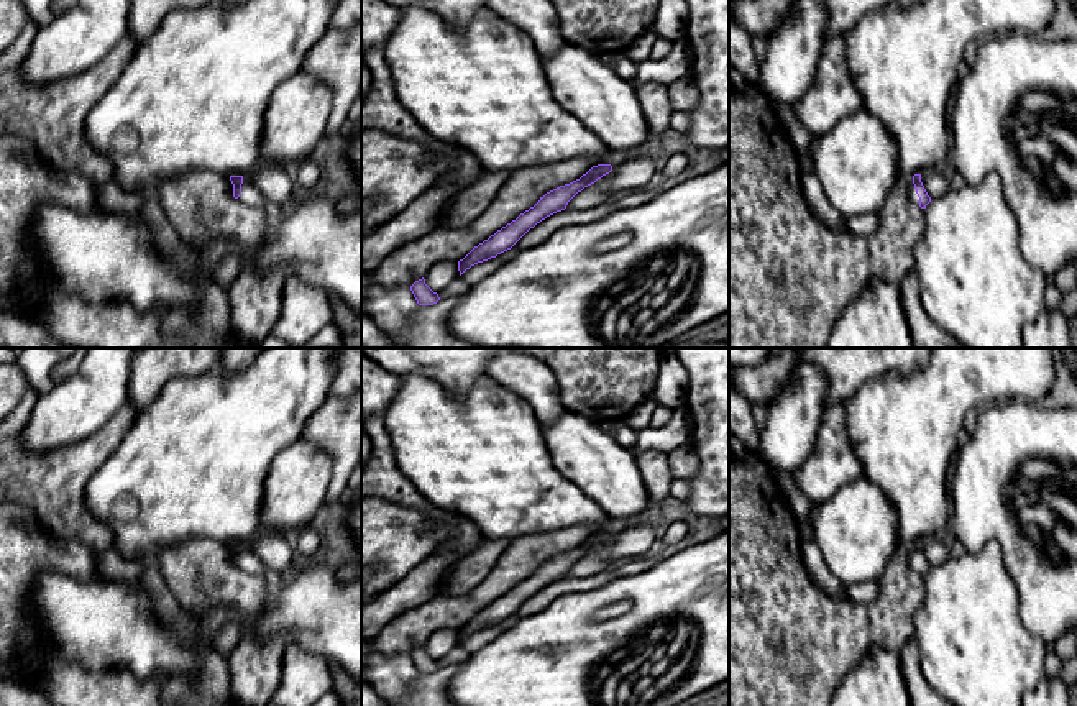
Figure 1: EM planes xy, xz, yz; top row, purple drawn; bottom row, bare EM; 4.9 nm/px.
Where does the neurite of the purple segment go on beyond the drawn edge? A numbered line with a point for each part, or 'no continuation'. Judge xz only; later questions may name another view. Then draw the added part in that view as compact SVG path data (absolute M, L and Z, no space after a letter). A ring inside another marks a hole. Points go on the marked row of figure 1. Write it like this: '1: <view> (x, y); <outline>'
no continuation

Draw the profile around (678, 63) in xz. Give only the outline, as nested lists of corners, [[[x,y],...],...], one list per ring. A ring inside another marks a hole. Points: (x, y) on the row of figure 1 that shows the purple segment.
[[[680,39],[673,43],[673,51],[660,59],[645,59],[635,64],[635,77],[632,85],[640,85],[644,82],[660,82],[660,84],[671,84],[685,76],[691,74],[693,67],[693,49],[686,43],[686,39]]]

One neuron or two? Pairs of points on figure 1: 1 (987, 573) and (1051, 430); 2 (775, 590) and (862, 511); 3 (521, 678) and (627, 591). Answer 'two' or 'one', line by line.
1: two
2: two
3: one

